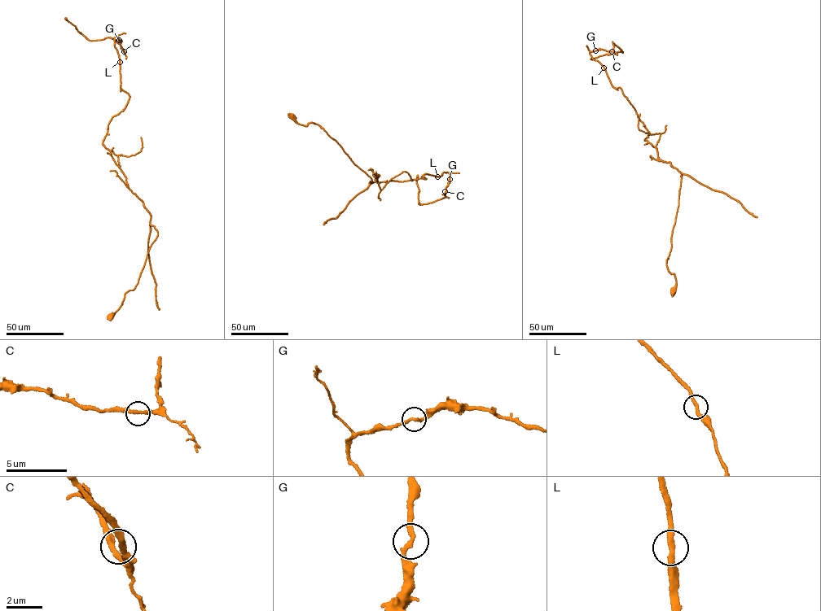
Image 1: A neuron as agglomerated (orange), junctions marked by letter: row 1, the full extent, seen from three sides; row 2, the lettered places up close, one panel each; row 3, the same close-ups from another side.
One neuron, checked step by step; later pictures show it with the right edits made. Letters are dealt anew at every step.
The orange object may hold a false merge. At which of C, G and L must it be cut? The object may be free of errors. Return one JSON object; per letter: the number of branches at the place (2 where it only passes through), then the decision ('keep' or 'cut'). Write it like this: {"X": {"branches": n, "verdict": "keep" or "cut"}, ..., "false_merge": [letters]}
{"C": {"branches": 2, "verdict": "keep"}, "G": {"branches": 2, "verdict": "keep"}, "L": {"branches": 2, "verdict": "keep"}, "false_merge": []}

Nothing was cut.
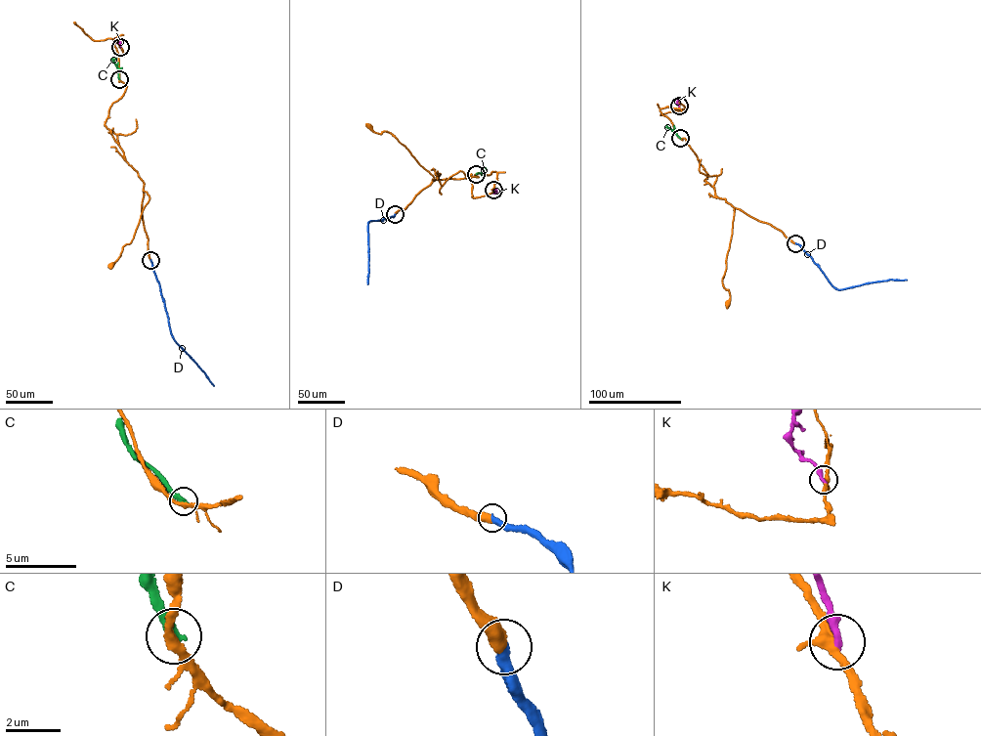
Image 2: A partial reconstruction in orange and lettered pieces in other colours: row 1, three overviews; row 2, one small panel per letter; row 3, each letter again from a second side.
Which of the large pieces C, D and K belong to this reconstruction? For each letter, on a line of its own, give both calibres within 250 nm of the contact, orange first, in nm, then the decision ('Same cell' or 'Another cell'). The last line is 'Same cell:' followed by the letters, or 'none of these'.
C: Thickness 280 nm (orange) against 320 nm. Another cell
D: Thickness 500 nm (orange) against 400 nm. Same cell
K: Thickness 280 nm (orange) against 320 nm. Another cell
Same cell: D

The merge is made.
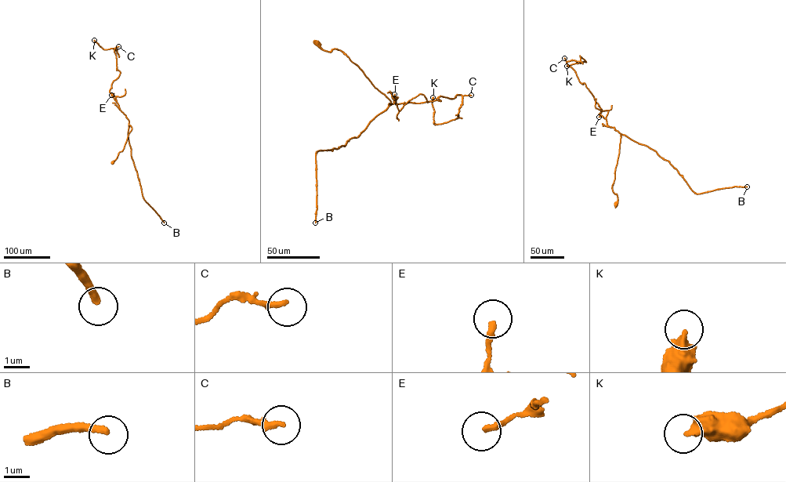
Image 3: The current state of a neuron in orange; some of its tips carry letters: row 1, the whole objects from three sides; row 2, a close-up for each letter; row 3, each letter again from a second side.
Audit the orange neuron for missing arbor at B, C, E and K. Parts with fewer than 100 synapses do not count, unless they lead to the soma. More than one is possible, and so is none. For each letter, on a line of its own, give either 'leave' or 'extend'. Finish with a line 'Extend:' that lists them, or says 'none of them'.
B: extend
C: leave
E: leave
K: leave
Extend: B

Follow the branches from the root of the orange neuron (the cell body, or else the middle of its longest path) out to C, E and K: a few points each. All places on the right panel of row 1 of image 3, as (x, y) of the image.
C: (616, 204), (617, 197), (612, 187), (621, 134), (607, 125), (606, 119), (599, 114), (601, 109), (564, 58)
E: (616, 204), (617, 197), (612, 187), (621, 134), (607, 125), (606, 119), (599, 117)
K: (616, 204), (612, 187), (621, 134), (607, 125), (566, 63), (581, 56), (586, 62), (566, 66)

